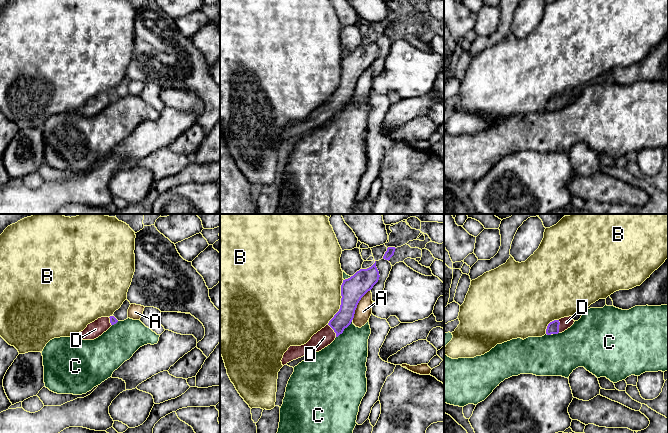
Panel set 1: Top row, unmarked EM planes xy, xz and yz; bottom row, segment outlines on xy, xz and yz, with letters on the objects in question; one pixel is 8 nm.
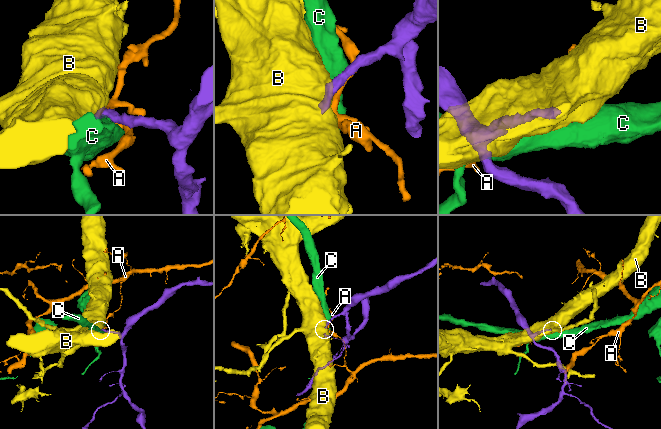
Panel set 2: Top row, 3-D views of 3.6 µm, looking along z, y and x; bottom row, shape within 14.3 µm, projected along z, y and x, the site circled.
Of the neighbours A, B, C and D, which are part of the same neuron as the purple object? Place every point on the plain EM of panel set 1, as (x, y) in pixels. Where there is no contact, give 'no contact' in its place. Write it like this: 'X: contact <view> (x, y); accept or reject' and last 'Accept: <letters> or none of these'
A: contact xz (357, 80); reject
B: contact xz (341, 78); reject
C: contact xz (344, 104); reject
D: contact yz (558, 102); accept
Accept: D

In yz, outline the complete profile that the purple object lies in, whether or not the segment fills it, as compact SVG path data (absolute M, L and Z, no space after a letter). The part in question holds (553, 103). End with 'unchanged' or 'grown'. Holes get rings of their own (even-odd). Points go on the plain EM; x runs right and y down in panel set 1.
M572 92L564 93L559 96L554 96L548 100L546 110L553 111L562 109L568 104L570 104L574 100L574 98L575 97L573 96Z | grown

